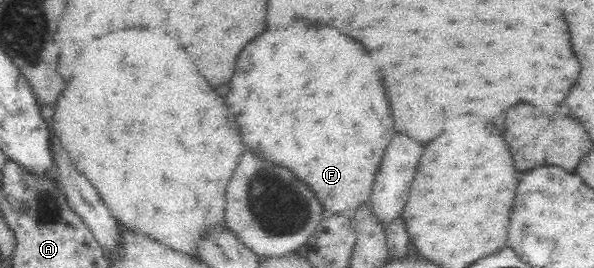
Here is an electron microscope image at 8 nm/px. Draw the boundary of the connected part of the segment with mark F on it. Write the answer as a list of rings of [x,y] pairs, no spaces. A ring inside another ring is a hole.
[[[297,21],[297,23],[291,23],[289,27],[281,27],[281,29],[267,29],[261,37],[253,39],[253,43],[249,43],[241,51],[241,55],[237,59],[233,79],[229,83],[229,93],[227,93],[225,103],[229,105],[229,111],[231,111],[231,115],[235,117],[237,125],[241,129],[241,137],[243,137],[245,147],[251,153],[255,153],[255,155],[259,155],[259,157],[263,157],[263,159],[267,159],[275,165],[289,167],[291,171],[295,171],[295,175],[301,181],[309,183],[313,187],[315,198],[319,199],[319,203],[322,205],[324,215],[343,213],[351,215],[361,206],[369,203],[377,169],[381,165],[381,157],[383,157],[387,145],[391,143],[391,139],[395,135],[395,129],[393,129],[393,119],[391,119],[389,103],[387,103],[387,97],[385,97],[383,81],[377,75],[373,57],[361,47],[361,43],[349,41],[345,35],[341,35],[333,27],[319,27],[319,23],[309,23],[309,21]]]

